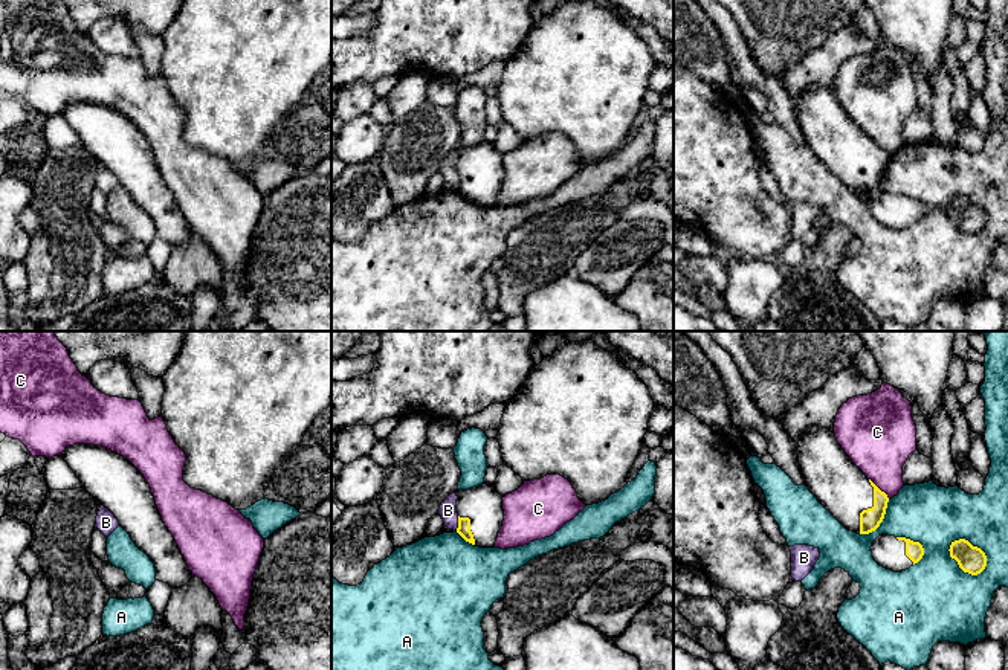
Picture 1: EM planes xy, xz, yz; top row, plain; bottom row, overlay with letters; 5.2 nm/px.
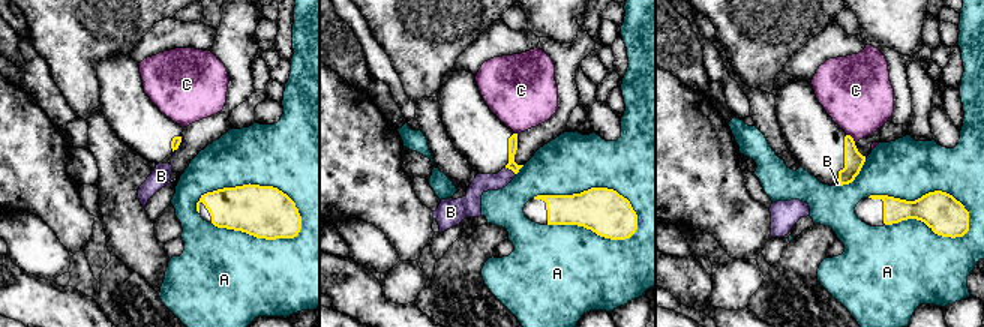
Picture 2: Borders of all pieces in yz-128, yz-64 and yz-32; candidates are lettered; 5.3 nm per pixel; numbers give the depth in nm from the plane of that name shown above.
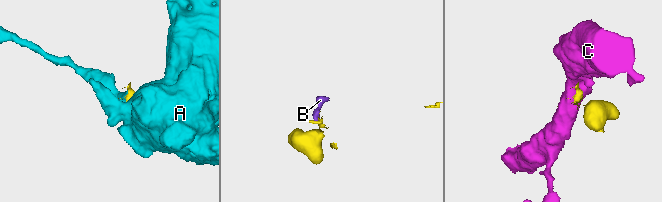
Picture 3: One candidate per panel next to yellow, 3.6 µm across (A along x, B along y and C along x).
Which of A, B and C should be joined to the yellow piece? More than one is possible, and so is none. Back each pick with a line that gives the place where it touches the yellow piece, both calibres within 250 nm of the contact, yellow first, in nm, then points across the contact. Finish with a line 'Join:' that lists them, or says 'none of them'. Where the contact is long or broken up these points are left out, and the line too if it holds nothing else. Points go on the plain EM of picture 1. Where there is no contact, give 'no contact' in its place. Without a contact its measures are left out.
Join: none of them

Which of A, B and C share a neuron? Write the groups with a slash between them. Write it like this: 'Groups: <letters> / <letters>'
Groups: A / B / C

